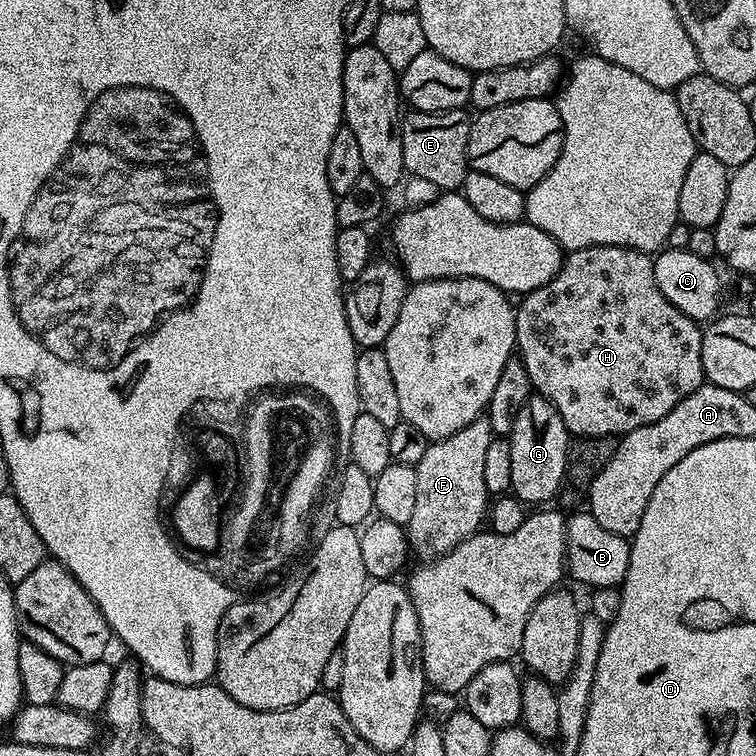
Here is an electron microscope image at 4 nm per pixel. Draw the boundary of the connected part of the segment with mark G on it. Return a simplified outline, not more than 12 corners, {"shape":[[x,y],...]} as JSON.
{"shape":[[529,395],[514,418],[511,491],[544,506],[565,483],[570,433]]}

